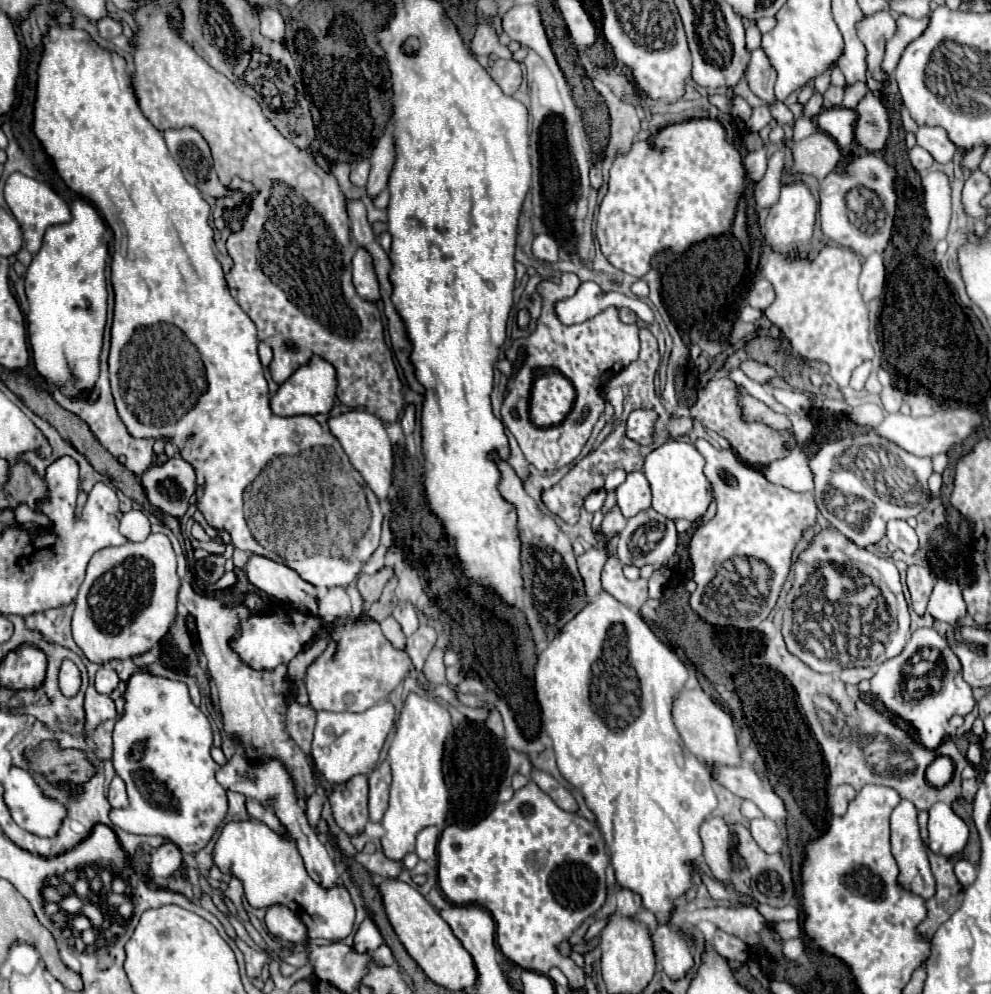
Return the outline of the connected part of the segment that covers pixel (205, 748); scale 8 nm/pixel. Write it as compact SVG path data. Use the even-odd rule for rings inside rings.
M138 668L128 684L126 692L122 694L124 698L124 714L114 726L114 770L116 774L126 782L126 792L130 806L126 808L112 808L110 810L110 820L114 826L134 832L134 834L158 834L164 838L170 838L174 844L180 846L182 852L196 854L202 850L218 826L222 824L228 802L226 802L226 790L218 784L216 772L218 764L210 756L212 748L212 730L208 718L202 714L198 706L192 704L188 696L188 686L178 680L168 680L162 676L156 676L148 672L146 668ZM142 744L142 758L132 760L134 748Z

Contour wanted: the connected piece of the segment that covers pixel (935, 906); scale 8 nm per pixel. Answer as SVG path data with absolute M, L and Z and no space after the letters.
M918 810L920 836L922 836L922 842L926 846L930 868L932 868L934 878L936 878L936 894L926 900L926 912L928 914L916 928L916 932L924 940L928 940L938 930L938 926L942 922L946 922L960 908L962 898L964 898L964 886L958 882L958 878L954 874L954 864L950 862L950 858L942 856L942 854L934 854L928 848L926 822L928 822L928 812L926 810Z

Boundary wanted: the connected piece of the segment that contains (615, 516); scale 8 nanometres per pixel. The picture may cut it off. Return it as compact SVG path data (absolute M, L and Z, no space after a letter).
M614 506L606 516L604 516L604 522L602 522L602 532L612 538L614 534L618 534L622 528L626 526L626 518L620 514L618 506Z

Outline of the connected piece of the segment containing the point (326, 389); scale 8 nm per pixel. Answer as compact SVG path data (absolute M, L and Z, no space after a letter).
M312 356L304 366L300 366L270 398L270 406L278 416L298 416L298 414L326 414L334 406L336 394L336 368L322 356Z

